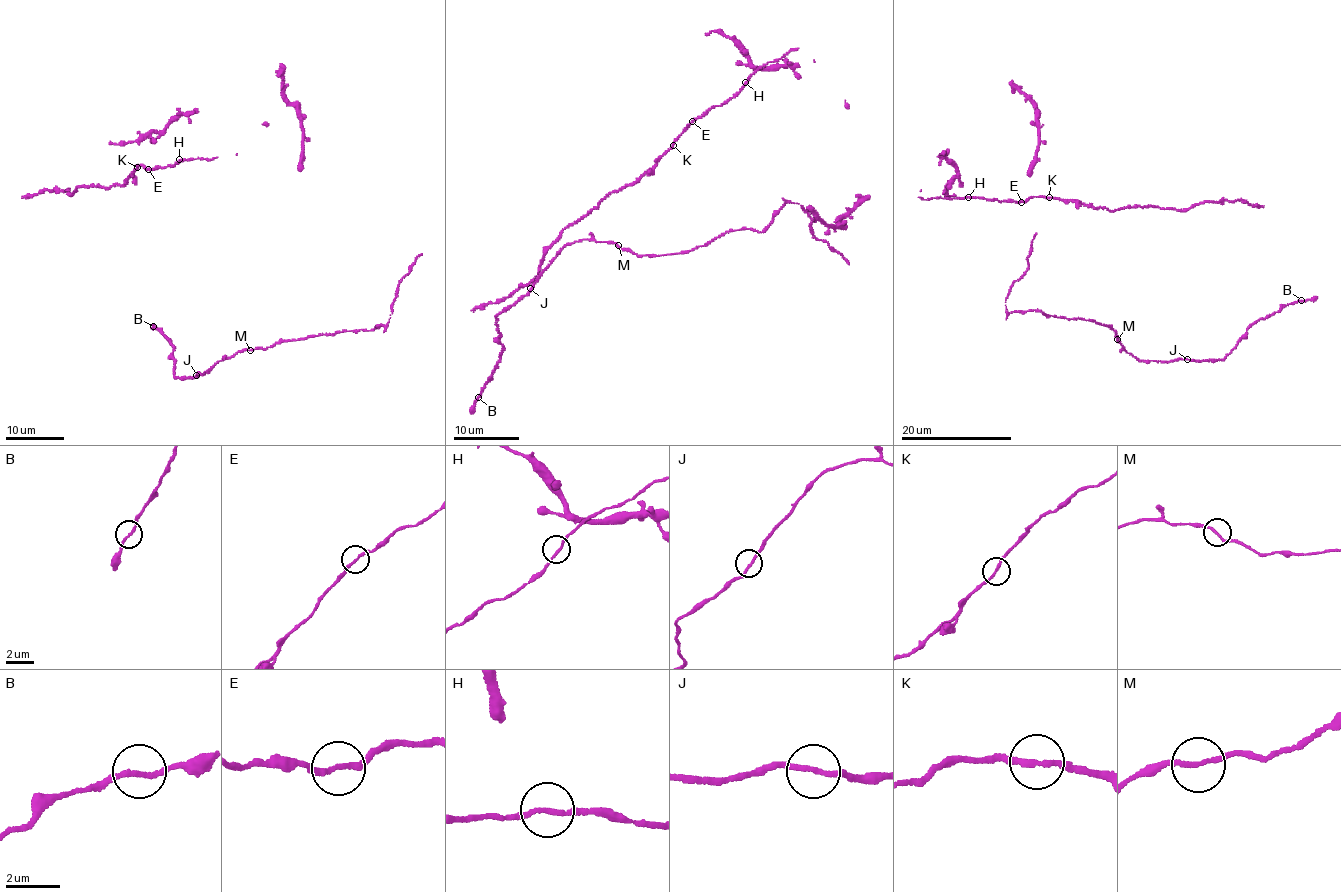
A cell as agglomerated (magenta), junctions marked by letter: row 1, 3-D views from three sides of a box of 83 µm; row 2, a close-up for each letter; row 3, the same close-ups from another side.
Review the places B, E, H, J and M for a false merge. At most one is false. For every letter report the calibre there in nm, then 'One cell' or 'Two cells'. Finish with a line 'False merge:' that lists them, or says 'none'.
B: Thickness 170 nm. One cell
E: Thickness 180 nm. One cell
H: Thickness 170 nm. One cell
J: Thickness 180 nm. One cell
M: Thickness 160 nm. One cell
False merge: none

